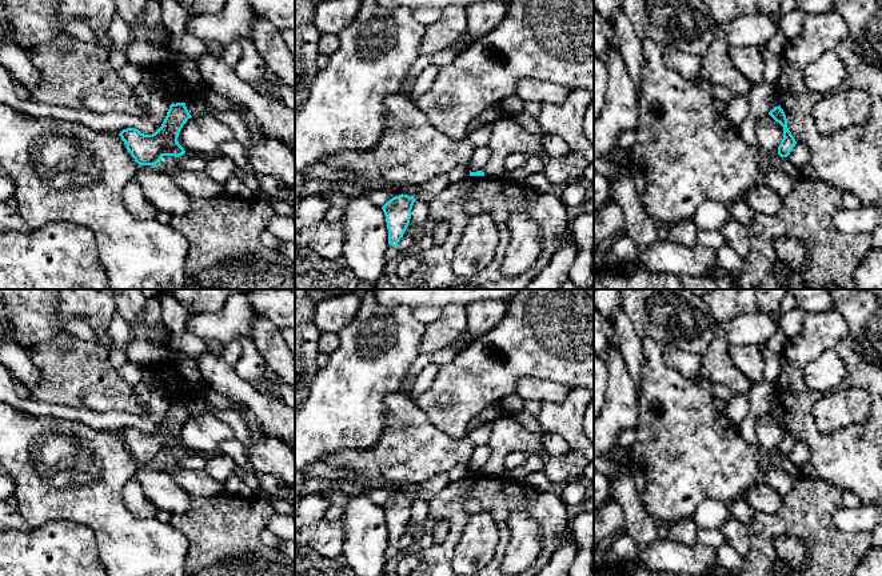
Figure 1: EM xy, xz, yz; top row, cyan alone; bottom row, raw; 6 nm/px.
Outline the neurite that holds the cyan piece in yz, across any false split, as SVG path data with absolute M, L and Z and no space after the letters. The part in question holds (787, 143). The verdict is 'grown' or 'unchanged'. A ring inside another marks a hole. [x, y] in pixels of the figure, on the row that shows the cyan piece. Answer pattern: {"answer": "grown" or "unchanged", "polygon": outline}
{"answer": "unchanged", "polygon": "M781 105L771 109L769 115L783 127L783 139L778 147L778 155L781 157L787 157L790 152L793 151L793 148L795 147L797 141L787 128L786 115L783 109L781 108Z"}

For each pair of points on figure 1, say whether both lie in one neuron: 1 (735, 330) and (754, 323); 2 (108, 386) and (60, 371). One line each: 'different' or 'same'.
1: same
2: same

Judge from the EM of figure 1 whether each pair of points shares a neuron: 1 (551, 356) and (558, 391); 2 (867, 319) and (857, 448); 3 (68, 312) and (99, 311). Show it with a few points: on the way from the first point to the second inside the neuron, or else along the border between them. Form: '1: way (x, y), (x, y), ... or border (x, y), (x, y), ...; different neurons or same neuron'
1: border (526, 376), (553, 380), (570, 388); different neurons
2: border (850, 331), (853, 348), (867, 363); different neurons
3: way (76, 311), (91, 311); same neuron

